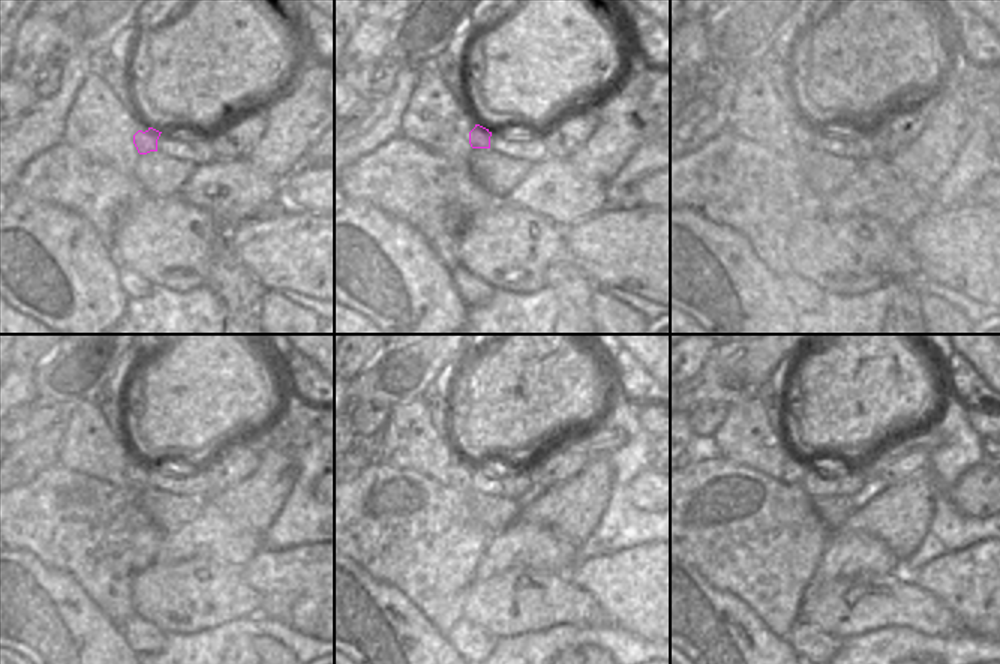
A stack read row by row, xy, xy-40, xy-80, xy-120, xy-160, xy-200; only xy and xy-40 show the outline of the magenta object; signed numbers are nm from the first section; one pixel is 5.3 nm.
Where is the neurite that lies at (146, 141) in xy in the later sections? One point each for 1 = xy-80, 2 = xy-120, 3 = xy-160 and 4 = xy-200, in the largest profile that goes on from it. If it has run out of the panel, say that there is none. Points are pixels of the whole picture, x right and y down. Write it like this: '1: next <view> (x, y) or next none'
1: next xy-80 (807, 138)
2: next xy-120 (135, 474)
3: next xy-160 (462, 475)
4: next xy-200 (795, 469)

